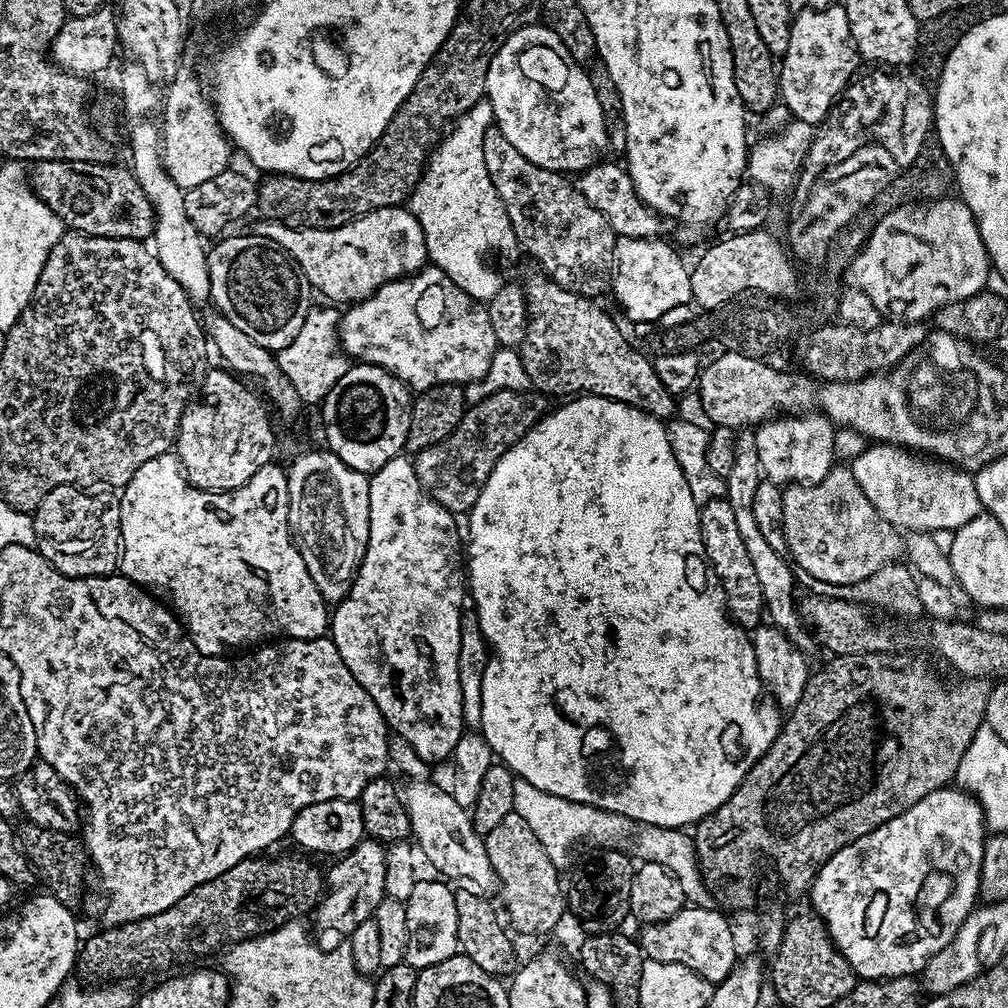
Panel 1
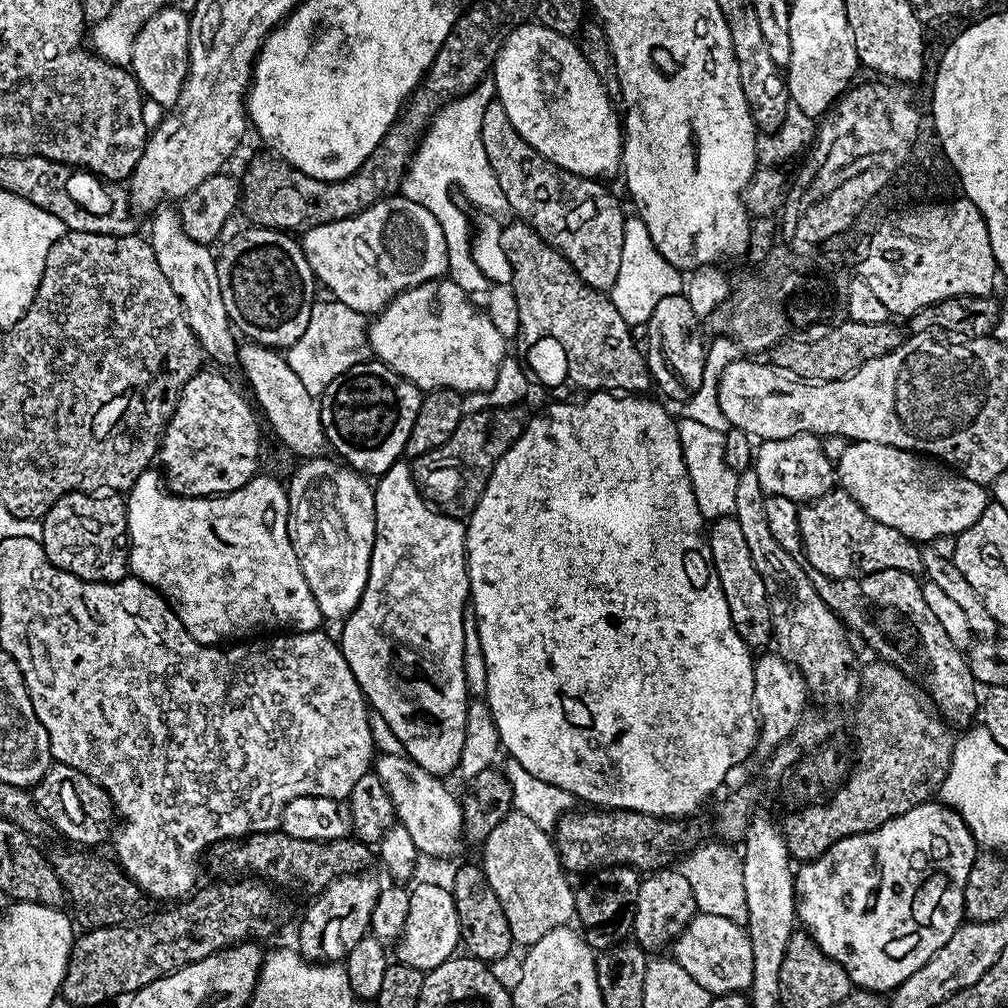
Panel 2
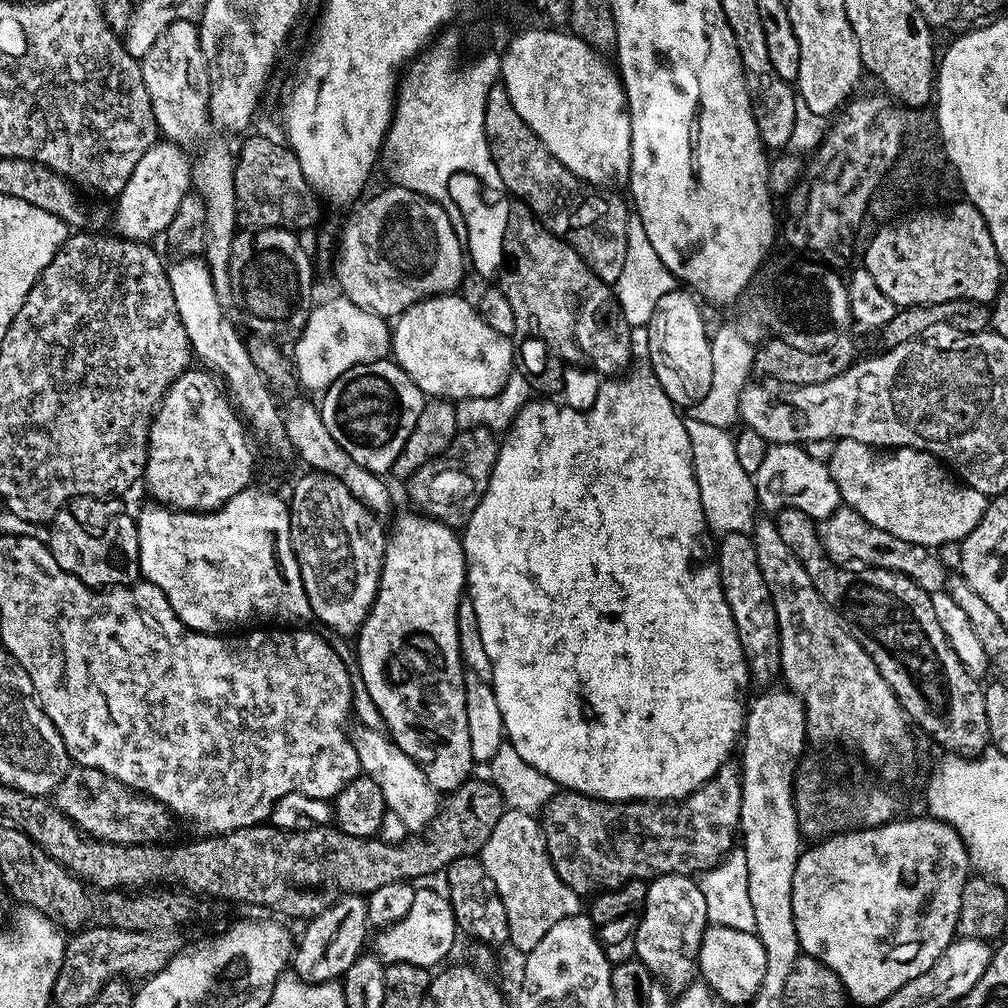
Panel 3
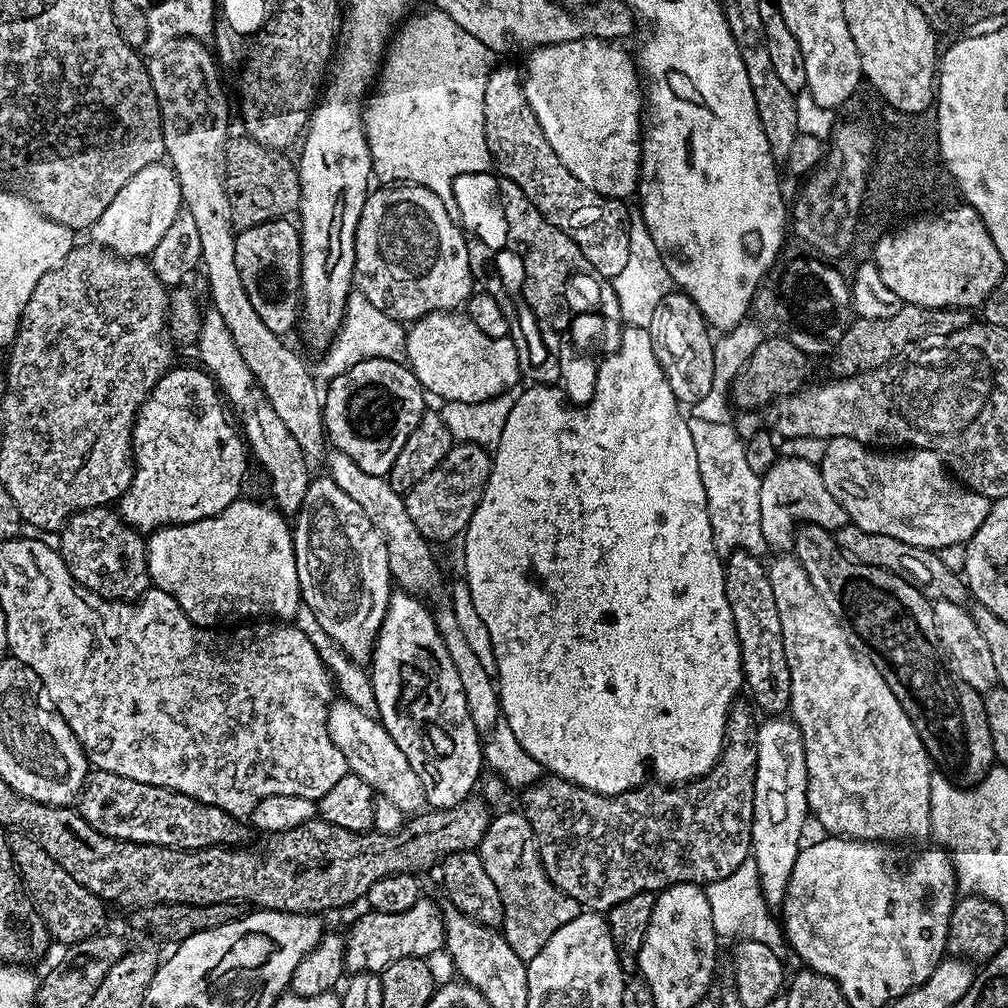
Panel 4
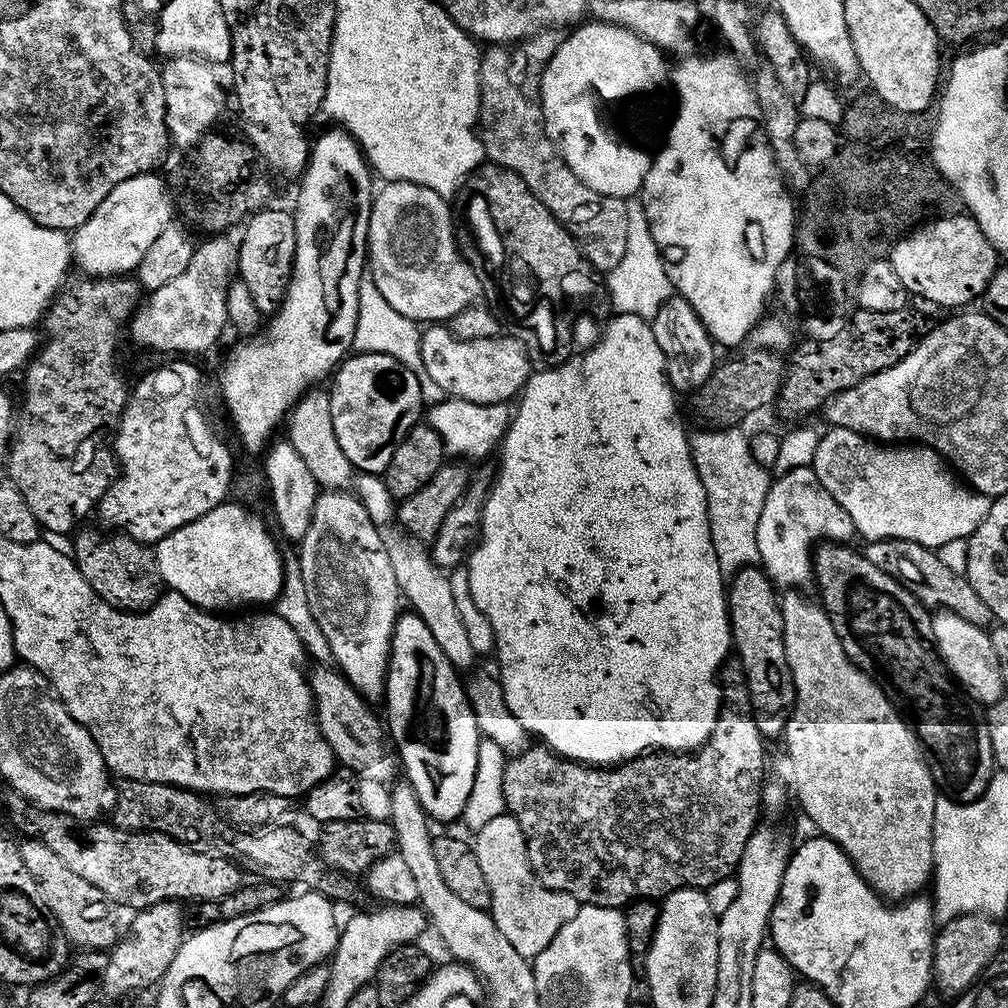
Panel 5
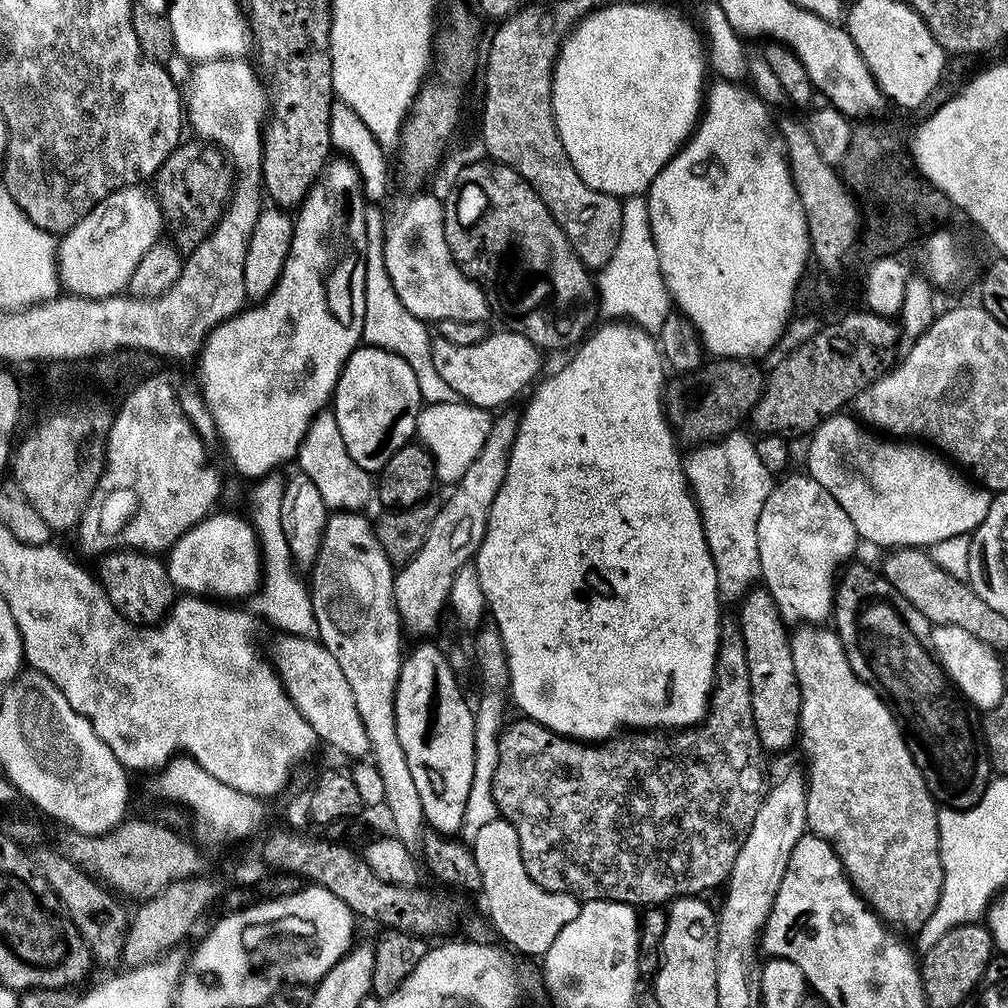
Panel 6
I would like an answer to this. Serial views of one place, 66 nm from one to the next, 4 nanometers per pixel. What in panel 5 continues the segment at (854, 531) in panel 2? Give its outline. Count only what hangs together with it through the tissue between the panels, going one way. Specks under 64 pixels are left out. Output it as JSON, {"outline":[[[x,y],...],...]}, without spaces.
{"outline":[[[870,540],[863,546],[865,547],[862,548],[864,557],[874,562],[878,570],[886,570],[886,574],[896,577],[900,583],[906,585],[925,608],[953,612],[966,618],[966,622],[974,622],[981,626],[993,623],[992,611],[988,609],[986,602],[982,602],[982,598],[978,598],[967,575],[960,575],[950,570],[941,561],[936,550],[909,540]]]}

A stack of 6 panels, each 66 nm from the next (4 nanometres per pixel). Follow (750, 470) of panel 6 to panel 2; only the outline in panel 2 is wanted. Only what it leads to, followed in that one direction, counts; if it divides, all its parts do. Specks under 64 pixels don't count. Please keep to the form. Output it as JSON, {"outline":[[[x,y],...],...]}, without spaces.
{"outline":[[[682,416],[676,420],[676,429],[678,442],[682,446],[684,465],[690,478],[690,486],[694,490],[698,510],[703,514],[705,521],[711,522],[733,515],[734,498],[738,490],[738,474],[726,462],[724,433]]]}

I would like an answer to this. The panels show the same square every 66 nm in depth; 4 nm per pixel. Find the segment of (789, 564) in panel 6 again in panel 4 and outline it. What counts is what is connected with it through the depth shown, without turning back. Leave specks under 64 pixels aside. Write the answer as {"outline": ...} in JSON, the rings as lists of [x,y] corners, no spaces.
{"outline":[[[793,456],[777,459],[776,464],[761,475],[760,493],[762,534],[769,549],[791,549],[792,537],[799,524],[817,524],[829,530],[839,530],[849,523],[848,515],[842,510],[834,494],[826,490],[826,482],[822,482],[819,467],[810,462],[802,462]]]}

